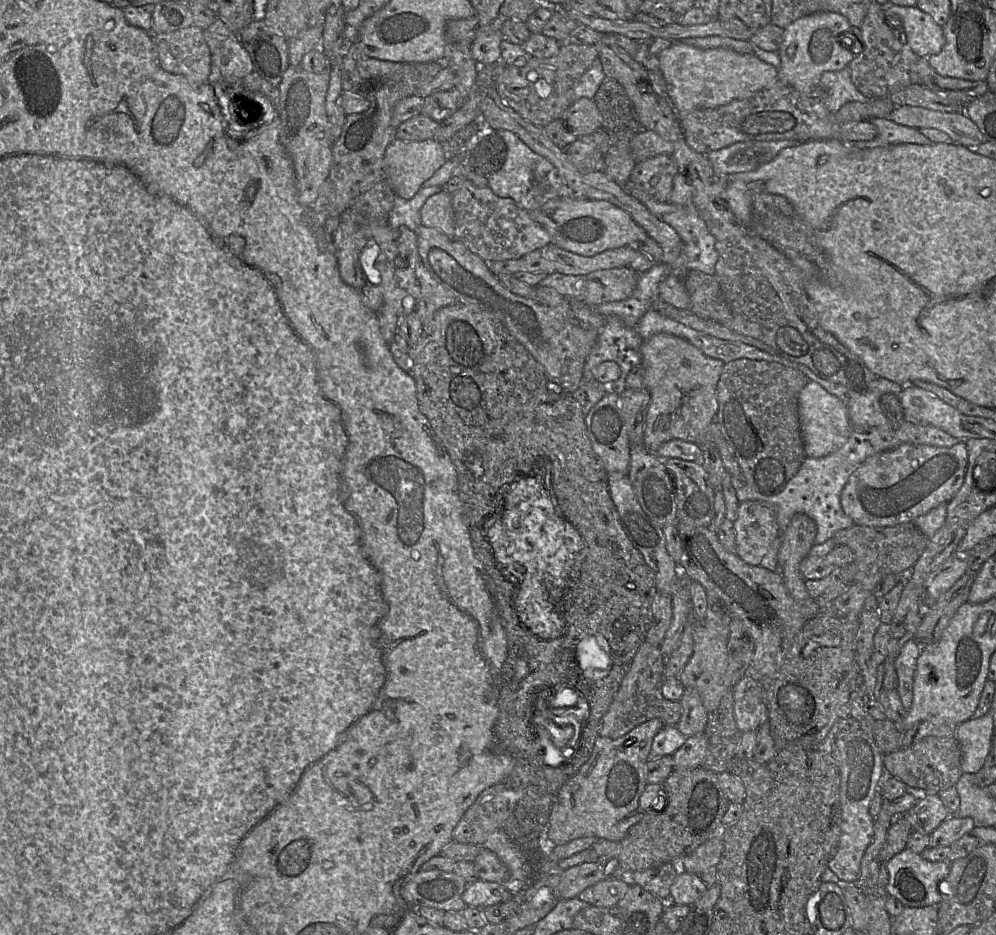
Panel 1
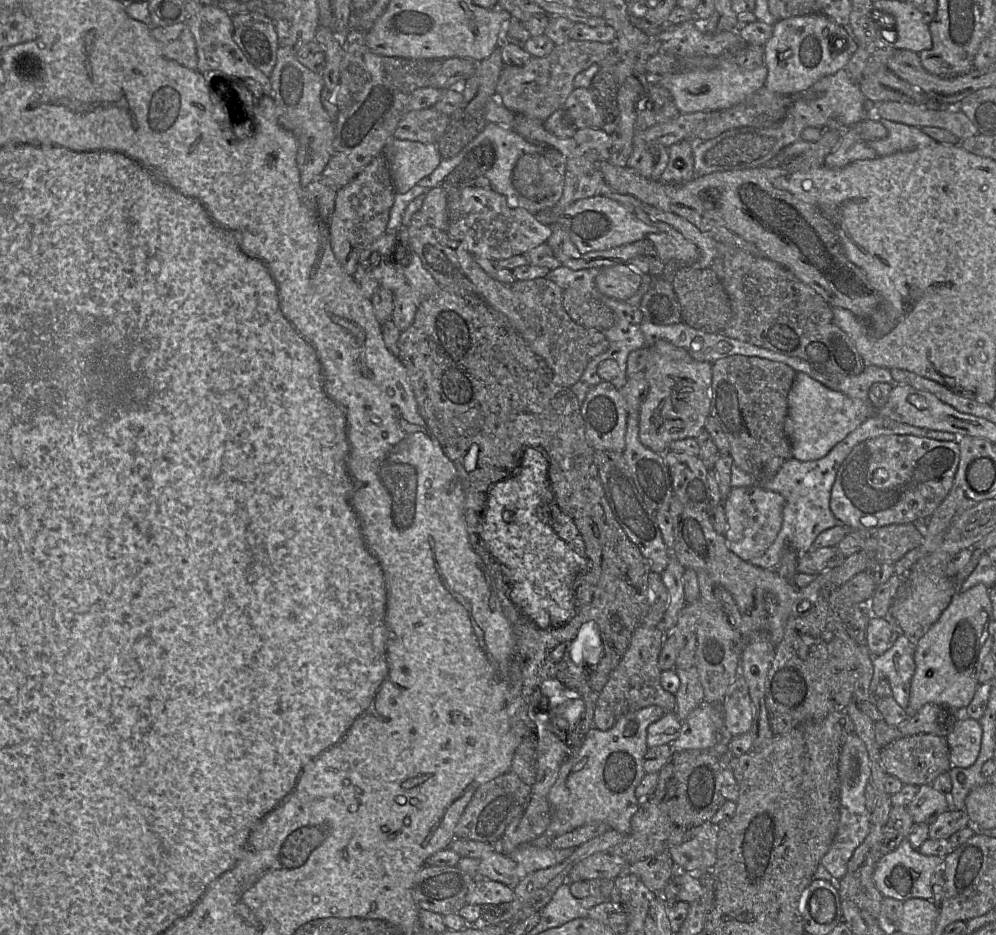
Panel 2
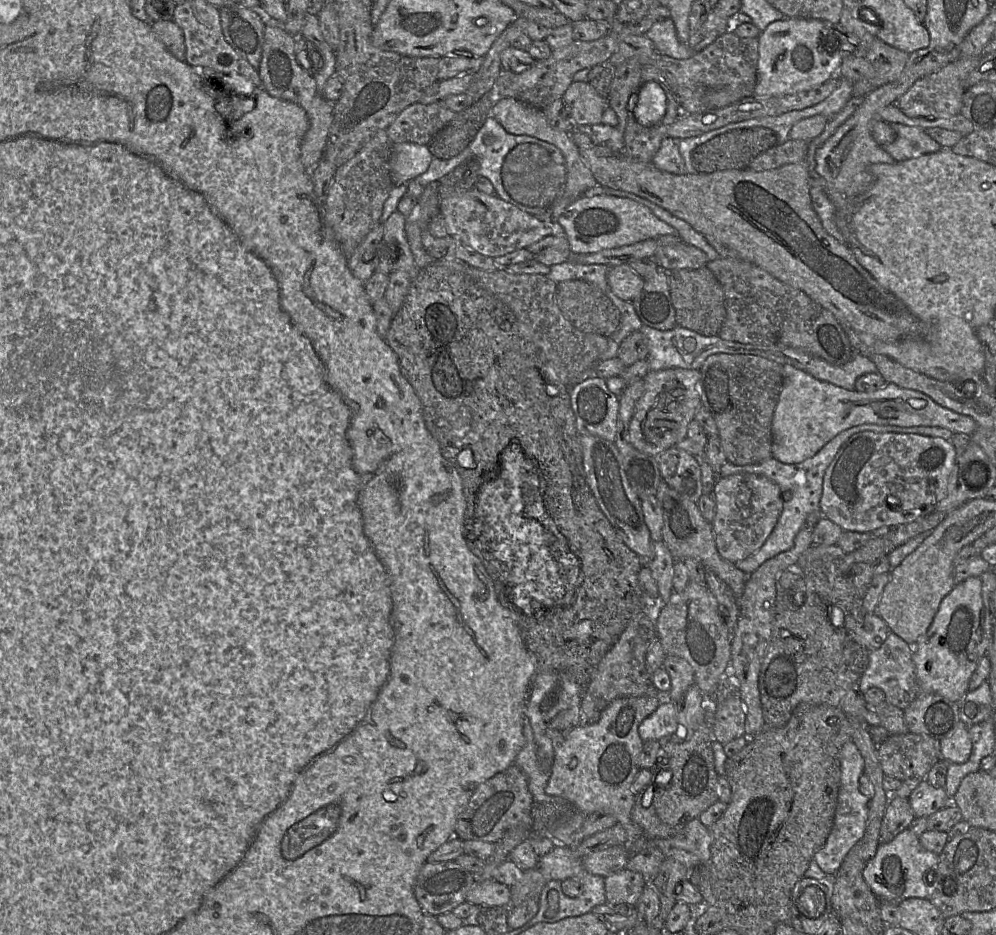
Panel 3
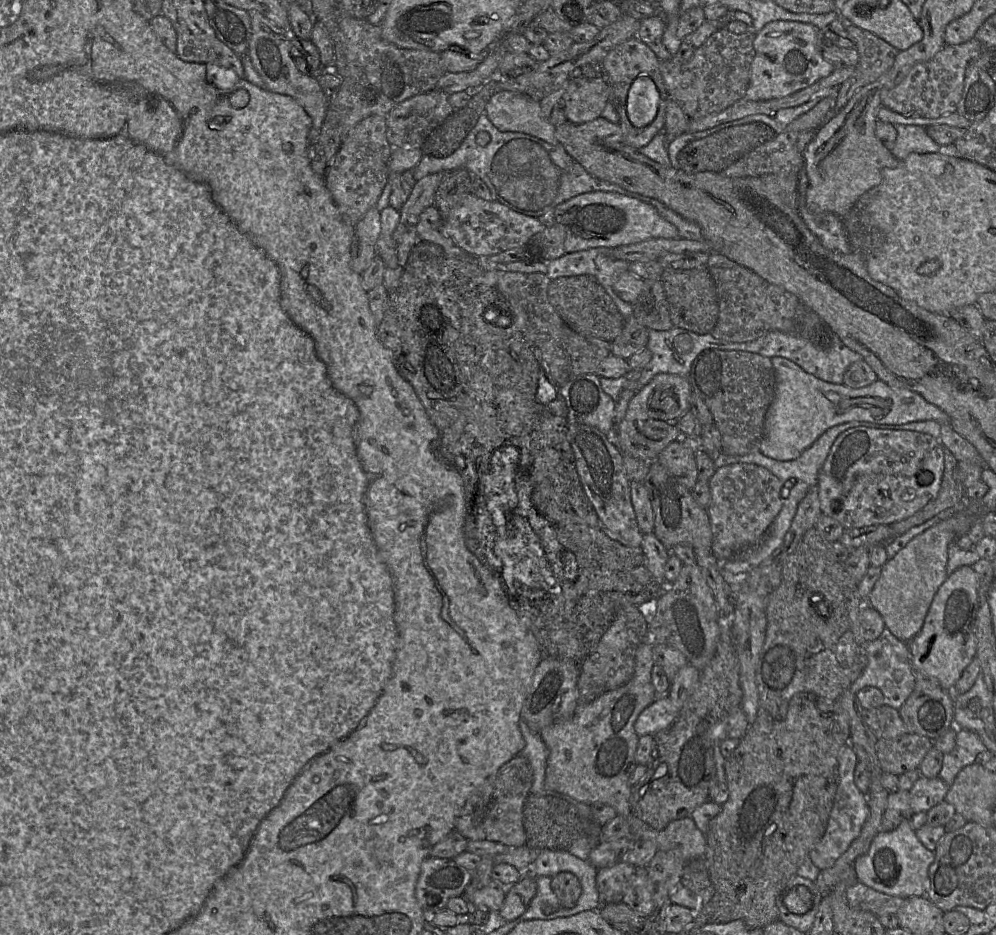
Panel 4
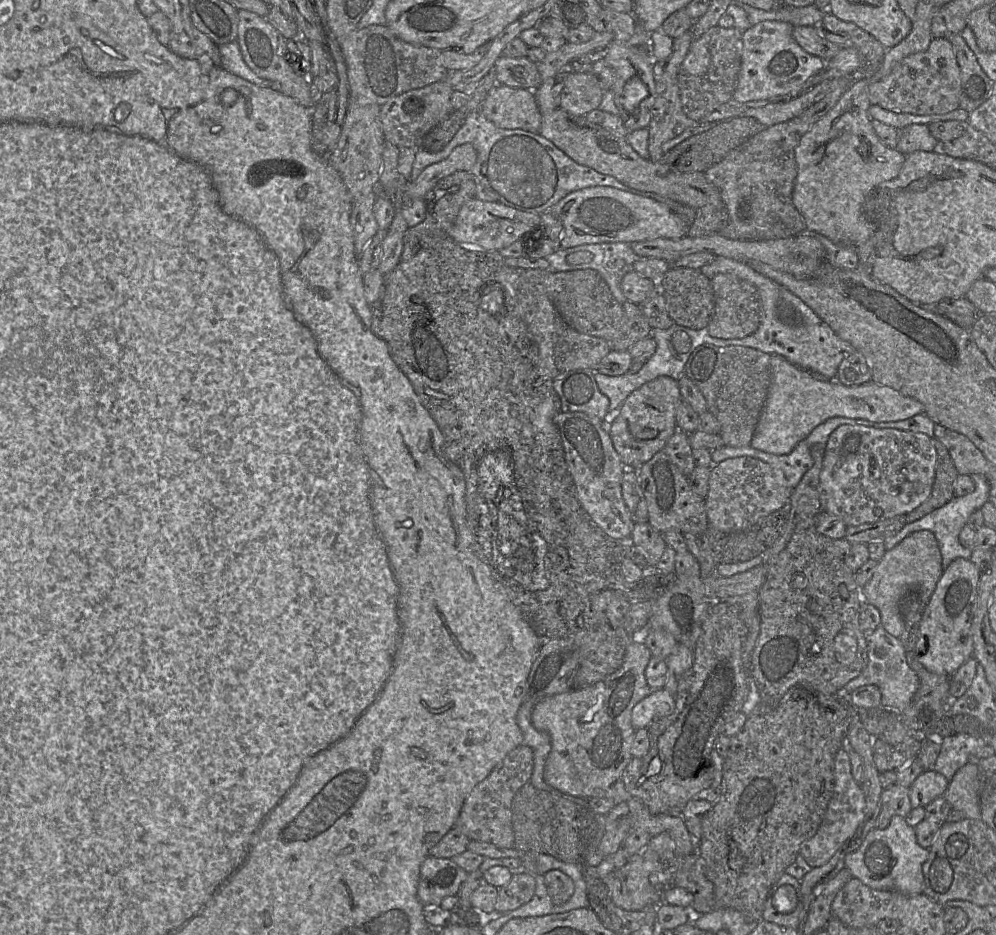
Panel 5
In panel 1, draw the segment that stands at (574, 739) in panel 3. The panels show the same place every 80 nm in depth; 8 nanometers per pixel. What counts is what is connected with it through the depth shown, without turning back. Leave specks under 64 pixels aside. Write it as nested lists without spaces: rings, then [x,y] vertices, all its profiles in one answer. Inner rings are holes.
[[[654,718],[618,739],[601,735],[597,737],[589,759],[562,785],[556,795],[545,831],[545,841],[550,846],[565,844],[581,837],[595,837],[615,842],[620,842],[626,837],[631,827],[643,816],[640,797],[648,784],[646,775],[648,757],[653,739],[663,726],[660,719]]]

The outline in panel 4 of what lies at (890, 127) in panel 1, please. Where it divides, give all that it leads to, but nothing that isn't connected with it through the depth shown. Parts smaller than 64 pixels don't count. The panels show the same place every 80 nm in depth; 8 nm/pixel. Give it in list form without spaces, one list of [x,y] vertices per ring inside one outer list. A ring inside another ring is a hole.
[[[894,125],[897,139],[891,148],[892,154],[903,161],[911,153],[937,153],[938,145],[926,132],[926,128],[918,125]]]

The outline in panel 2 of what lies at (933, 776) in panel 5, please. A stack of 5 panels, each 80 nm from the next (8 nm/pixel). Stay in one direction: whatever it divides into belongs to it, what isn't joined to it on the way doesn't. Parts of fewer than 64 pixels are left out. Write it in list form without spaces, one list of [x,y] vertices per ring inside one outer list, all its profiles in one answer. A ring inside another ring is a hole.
[[[922,785],[907,809],[914,823],[933,822],[941,813],[948,809],[954,809],[951,801],[931,785]]]

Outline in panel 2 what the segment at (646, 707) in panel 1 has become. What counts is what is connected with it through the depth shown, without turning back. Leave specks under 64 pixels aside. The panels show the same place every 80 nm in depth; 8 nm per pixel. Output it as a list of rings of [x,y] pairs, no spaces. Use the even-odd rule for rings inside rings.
[[[638,626],[632,635],[629,647],[599,693],[594,712],[594,726],[602,731],[611,729],[622,715],[656,705],[665,712],[676,713],[675,695],[664,690],[660,683],[661,670],[658,664],[665,634],[661,627]]]

